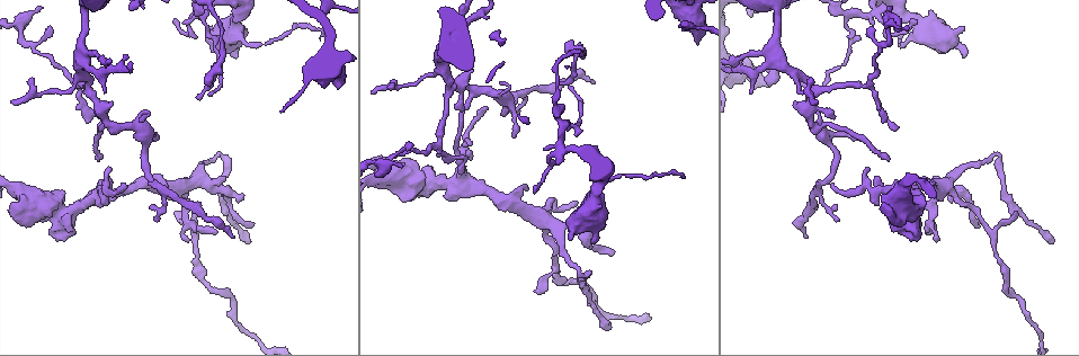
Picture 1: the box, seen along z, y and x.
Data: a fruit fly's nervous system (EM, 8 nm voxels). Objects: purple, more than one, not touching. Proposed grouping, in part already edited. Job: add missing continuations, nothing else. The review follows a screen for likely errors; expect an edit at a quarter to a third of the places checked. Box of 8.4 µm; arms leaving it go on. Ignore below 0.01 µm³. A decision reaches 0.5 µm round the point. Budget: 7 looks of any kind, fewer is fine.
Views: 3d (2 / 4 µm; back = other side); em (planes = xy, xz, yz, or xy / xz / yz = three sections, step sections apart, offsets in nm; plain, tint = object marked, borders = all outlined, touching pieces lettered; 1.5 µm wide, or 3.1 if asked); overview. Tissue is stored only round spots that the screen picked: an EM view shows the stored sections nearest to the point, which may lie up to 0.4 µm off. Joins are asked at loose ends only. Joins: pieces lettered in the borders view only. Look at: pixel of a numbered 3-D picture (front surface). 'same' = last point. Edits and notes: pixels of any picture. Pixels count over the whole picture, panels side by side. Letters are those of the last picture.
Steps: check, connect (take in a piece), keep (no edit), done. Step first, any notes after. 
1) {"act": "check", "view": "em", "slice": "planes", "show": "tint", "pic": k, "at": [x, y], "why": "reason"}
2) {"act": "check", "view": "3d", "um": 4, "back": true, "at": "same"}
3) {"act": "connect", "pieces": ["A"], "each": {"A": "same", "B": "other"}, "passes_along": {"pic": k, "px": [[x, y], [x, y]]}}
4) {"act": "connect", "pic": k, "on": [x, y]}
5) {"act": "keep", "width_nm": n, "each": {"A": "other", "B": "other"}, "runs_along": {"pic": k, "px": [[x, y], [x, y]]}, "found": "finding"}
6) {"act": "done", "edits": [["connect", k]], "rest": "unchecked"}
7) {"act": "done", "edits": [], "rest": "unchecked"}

{"act": "check", "view": "3d", "um": 4, "back": true, "pic": 1, "at": [569, 89], "why": "free end"}

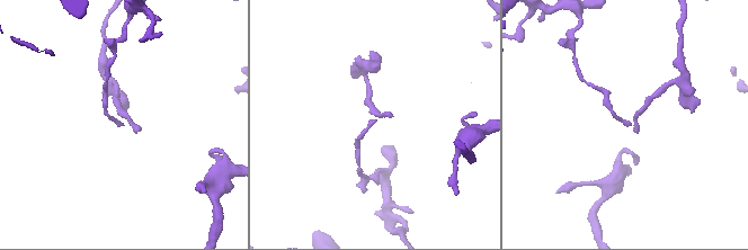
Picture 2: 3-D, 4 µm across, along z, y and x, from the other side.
{"act": "check", "view": "em", "slice": "planes", "show": "plain", "pic": 2, "at": [123, 124]}

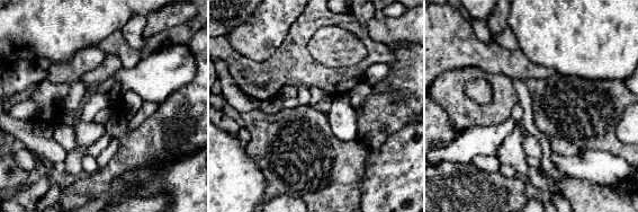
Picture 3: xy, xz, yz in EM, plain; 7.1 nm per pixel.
{"act": "check", "view": "em", "slice": "planes", "show": "borders", "at": "same", "why": "what lies round it"}

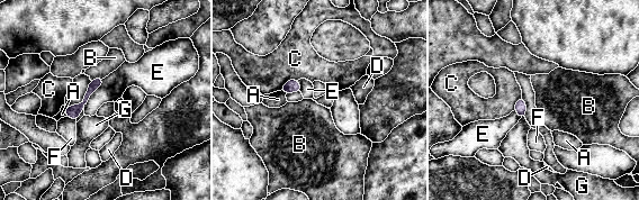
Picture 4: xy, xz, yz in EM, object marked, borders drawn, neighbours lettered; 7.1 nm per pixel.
{"act": "keep", "each": {"A": "other", "B": "other", "C": "other", "D": "other", "E": "other", "F": "other", "G": "other"}, "runs_along": {"pic": 4, "px": [[100, 80], [86, 100], [68, 112]]}, "found": "no lettered piece goes on from it"}

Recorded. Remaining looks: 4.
{"act": "check", "view": "em", "slice": "yz", "step": 8, "show": "borders", "pic": 1, "at": [153, 220], "why": "thin end"}

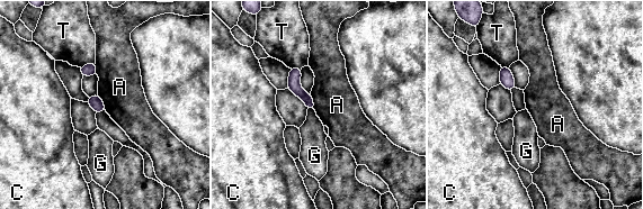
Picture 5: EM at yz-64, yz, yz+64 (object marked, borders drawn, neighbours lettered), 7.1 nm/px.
{"act": "keep", "each": {"A": "other", "C": "other", "G": "other", "T": "other"}, "found": "none of them fits"}

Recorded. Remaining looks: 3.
{"act": "check", "view": "em", "slice": "planes", "show": "borders", "pic": 1, "at": [513, 137], "why": "thin end"}

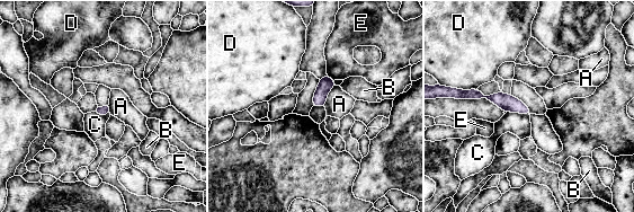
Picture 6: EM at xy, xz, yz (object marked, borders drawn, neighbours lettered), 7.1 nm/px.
{"act": "keep", "longest_contact_nm": ["C", 180], "each": {"A": "other", "B": "other", "C": "other", "D": "other", "E": "other"}, "found": "no lettered piece goes on from it"}

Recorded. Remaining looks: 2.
{"act": "done", "edits": [], "rest": "unchecked"}

